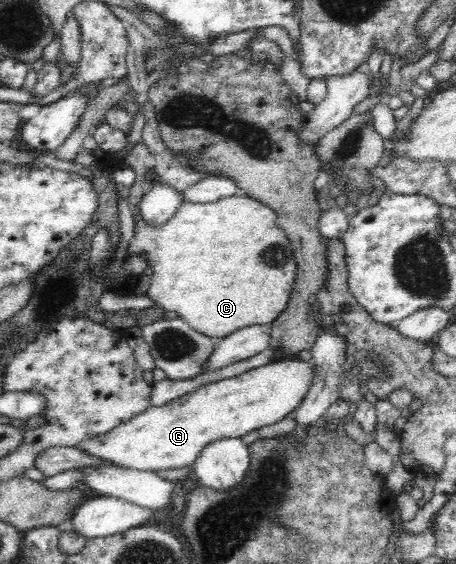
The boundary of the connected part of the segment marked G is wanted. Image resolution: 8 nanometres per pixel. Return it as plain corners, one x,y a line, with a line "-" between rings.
299,358
275,359
234,378
199,386
189,394
183,394
163,406
150,404
141,414
115,426
105,434
95,434
91,438
85,438
75,447
87,455
103,460
105,464
131,470
158,473
160,470
191,467
203,446
207,446
207,442
213,442
215,438
239,438
247,432
283,420
291,410
295,410
301,404
303,396
308,392
314,374
313,366
312,361
307,363

